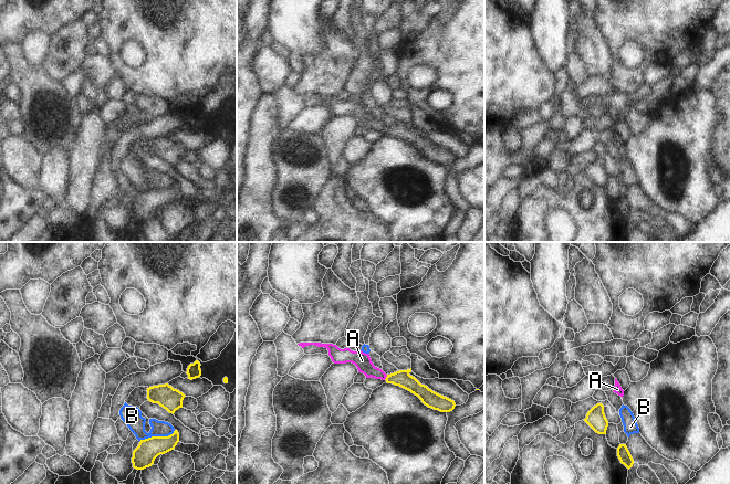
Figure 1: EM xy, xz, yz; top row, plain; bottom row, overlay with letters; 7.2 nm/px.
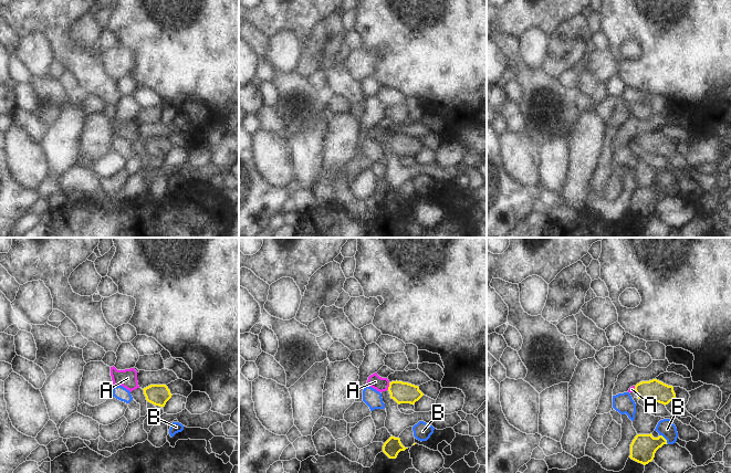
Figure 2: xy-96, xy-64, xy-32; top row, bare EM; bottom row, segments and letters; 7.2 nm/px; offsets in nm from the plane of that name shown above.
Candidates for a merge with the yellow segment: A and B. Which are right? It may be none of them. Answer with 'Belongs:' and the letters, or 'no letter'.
Belongs: A

